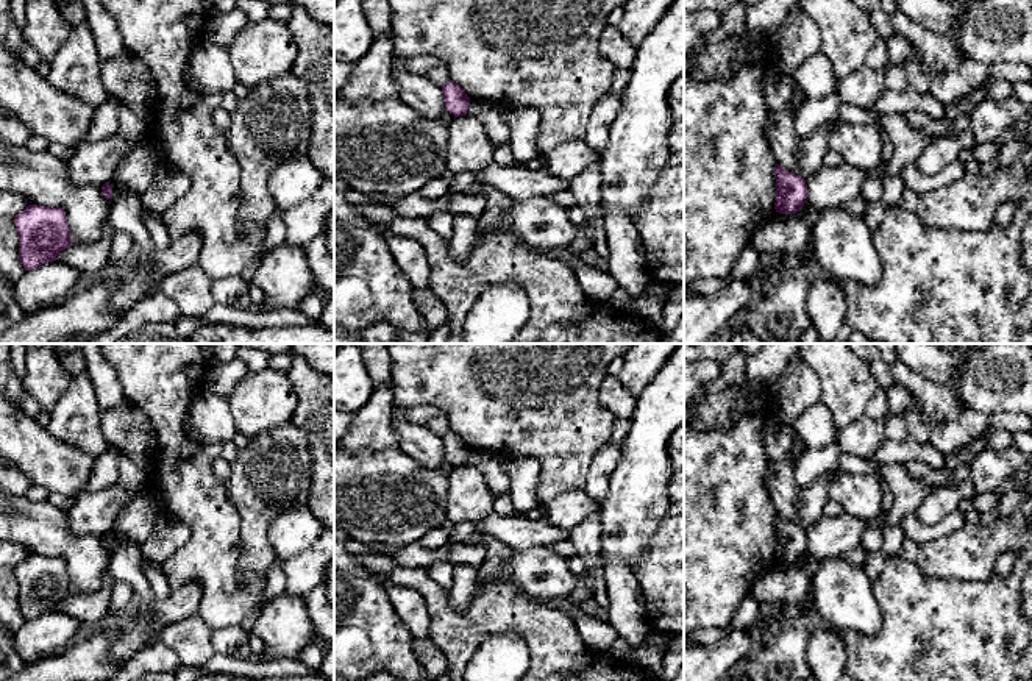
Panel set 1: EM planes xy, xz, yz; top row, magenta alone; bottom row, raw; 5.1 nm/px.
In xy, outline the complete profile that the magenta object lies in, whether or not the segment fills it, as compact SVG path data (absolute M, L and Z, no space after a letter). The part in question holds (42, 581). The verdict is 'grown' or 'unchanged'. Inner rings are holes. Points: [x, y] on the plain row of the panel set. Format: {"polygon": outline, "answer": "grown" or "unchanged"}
{"polygon": "M28 554L14 567L19 586L19 609L25 620L33 620L69 598L70 581L62 558Z", "answer": "unchanged"}

